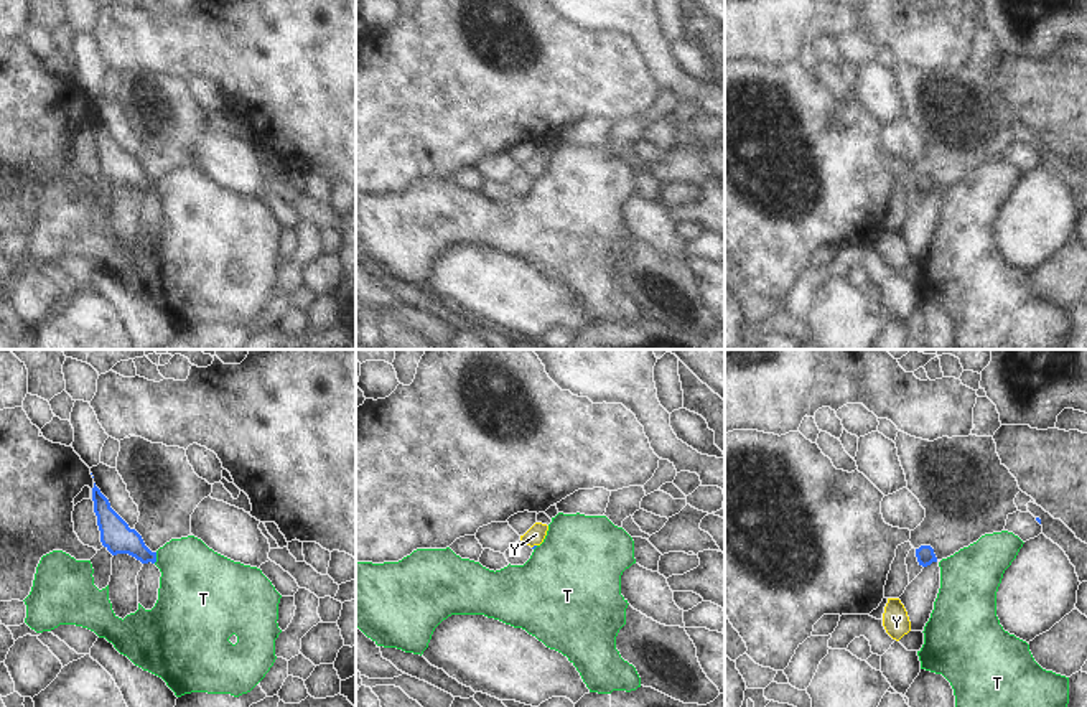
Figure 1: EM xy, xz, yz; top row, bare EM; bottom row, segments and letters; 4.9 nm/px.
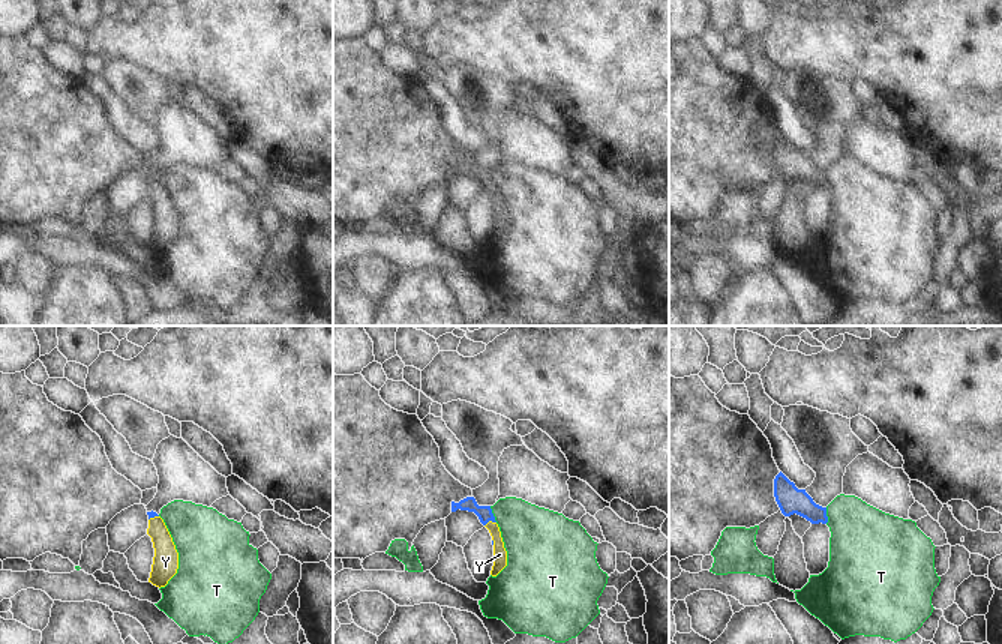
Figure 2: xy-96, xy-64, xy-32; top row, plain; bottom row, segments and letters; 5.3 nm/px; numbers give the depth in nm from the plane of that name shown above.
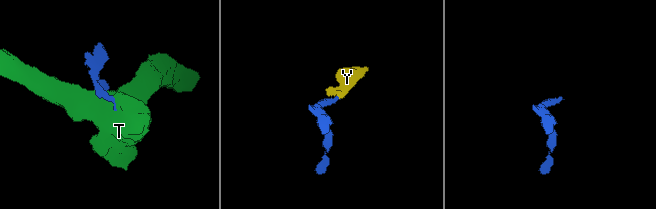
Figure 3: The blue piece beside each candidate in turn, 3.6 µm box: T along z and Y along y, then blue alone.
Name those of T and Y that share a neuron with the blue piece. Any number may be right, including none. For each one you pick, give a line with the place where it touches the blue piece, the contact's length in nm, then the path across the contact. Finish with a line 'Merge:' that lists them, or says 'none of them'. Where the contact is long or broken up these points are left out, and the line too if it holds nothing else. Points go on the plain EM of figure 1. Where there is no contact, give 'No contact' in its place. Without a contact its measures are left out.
Y: Touches blue at xz (534, 177). Shared border 30 nm. Path across: xz (534, 177), (536, 165)
Merge: Y.

